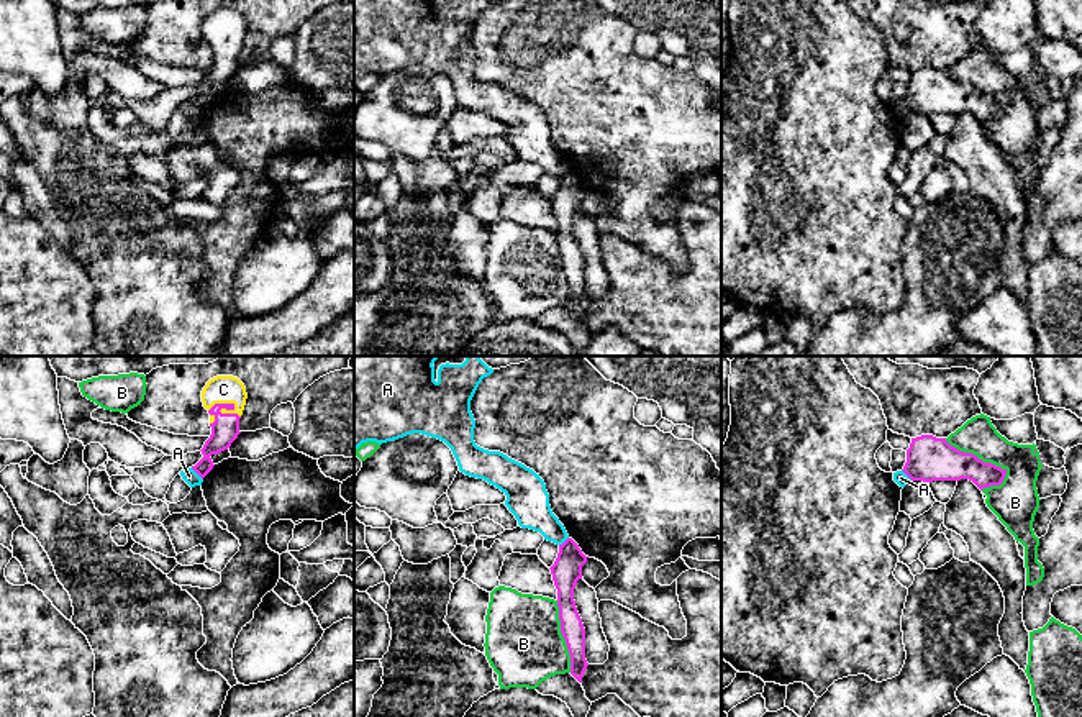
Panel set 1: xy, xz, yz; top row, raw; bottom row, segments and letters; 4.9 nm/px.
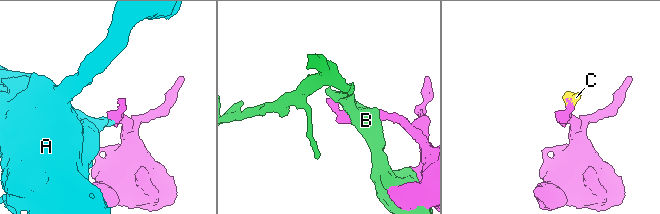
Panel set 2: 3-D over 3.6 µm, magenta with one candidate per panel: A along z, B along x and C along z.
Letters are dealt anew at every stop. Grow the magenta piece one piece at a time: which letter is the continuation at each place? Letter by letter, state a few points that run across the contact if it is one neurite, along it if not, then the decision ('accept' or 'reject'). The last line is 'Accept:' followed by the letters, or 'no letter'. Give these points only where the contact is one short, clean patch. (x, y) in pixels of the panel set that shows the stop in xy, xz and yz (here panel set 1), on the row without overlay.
A: line xy (190, 100), (202, 112); reject
B: reject
C: line xy (225, 61), (227, 36), (223, 22); accept
Accept: C

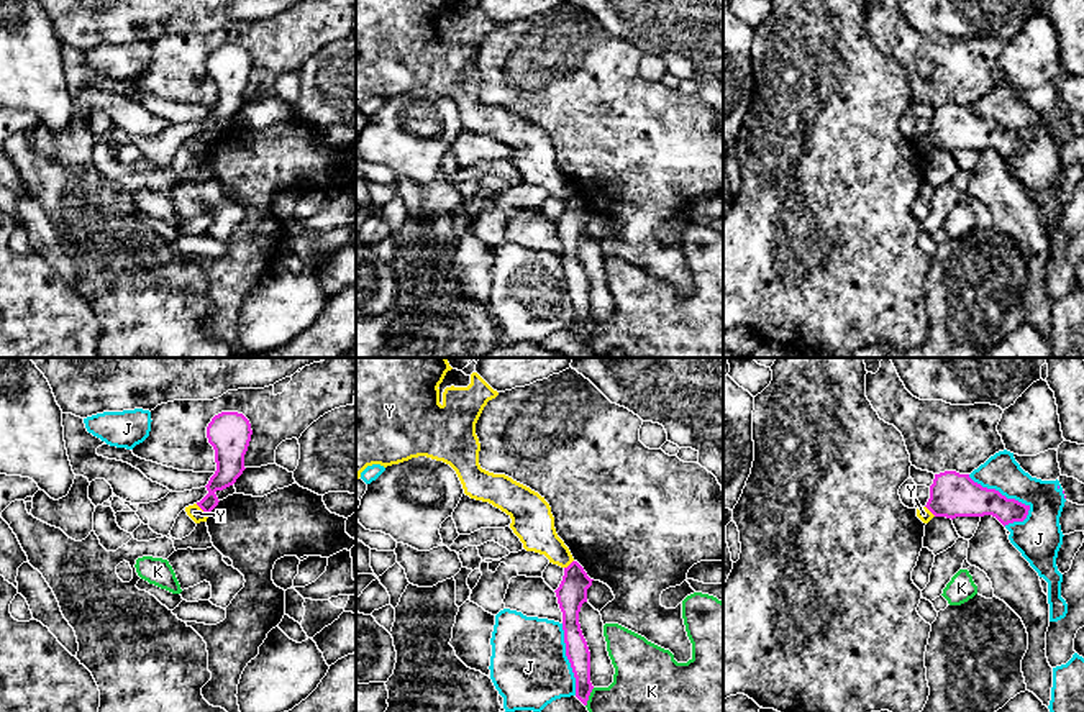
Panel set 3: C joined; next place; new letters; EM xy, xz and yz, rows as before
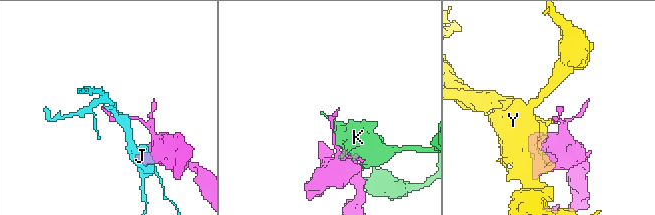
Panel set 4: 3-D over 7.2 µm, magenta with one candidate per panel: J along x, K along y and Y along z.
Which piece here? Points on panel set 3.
J: reject
K: reject
Y: line xy (195, 136), (207, 148); reject
Accept: no letter

